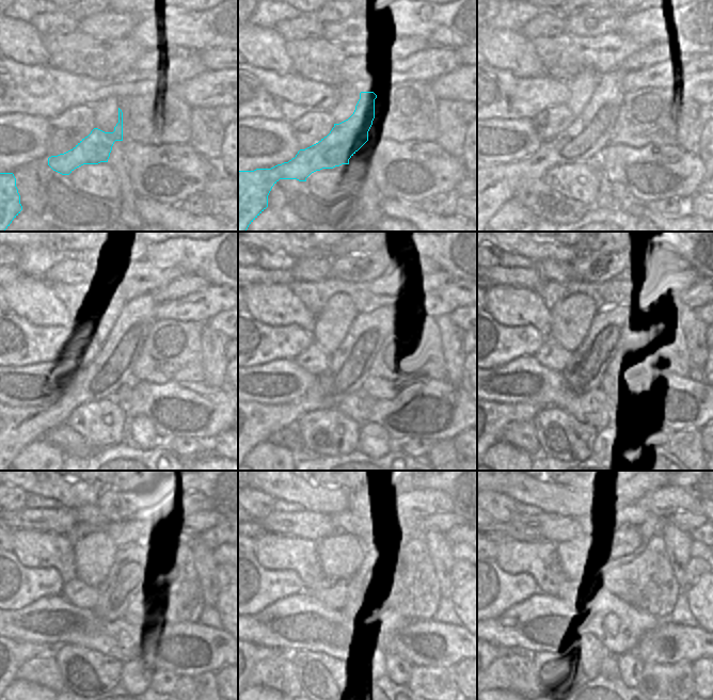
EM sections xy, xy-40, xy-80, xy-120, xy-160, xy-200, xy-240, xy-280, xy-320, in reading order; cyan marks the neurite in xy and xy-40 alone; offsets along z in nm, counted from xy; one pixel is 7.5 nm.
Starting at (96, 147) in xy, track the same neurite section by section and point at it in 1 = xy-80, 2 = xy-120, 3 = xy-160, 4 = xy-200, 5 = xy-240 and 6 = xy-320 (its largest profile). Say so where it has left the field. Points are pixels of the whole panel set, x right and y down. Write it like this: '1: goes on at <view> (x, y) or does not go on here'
1: goes on at xy-80 (589, 133)
2: goes on at xy-120 (111, 368)
3: goes on at xy-160 (348, 368)
4: goes on at xy-200 (590, 360)
5: goes on at xy-240 (120, 588)
6: goes on at xy-320 (643, 525)

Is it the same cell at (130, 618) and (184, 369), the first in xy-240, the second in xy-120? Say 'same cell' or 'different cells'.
same cell

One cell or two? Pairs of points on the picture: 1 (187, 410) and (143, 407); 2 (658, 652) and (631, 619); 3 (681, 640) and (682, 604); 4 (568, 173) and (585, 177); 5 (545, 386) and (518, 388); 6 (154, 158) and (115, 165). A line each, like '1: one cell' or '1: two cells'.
1: one cell
2: two cells
3: two cells
4: one cell
5: one cell
6: two cells

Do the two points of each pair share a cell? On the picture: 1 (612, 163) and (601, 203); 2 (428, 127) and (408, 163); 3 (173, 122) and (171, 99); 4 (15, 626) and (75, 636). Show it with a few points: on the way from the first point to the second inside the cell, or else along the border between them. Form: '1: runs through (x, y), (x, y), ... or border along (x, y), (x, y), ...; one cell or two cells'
1: border along (600, 155), (602, 169), (612, 183); two cells
2: border along (436, 142), (406, 141), (395, 144); two cells
3: runs through (171, 116), (171, 105); one cell
4: runs through (30, 629), (35, 633), (60, 636); one cell

